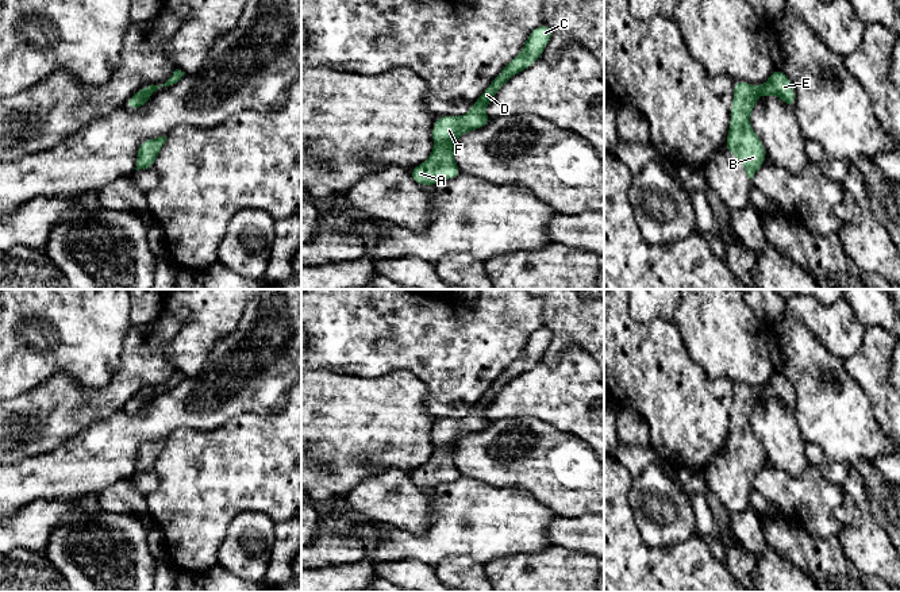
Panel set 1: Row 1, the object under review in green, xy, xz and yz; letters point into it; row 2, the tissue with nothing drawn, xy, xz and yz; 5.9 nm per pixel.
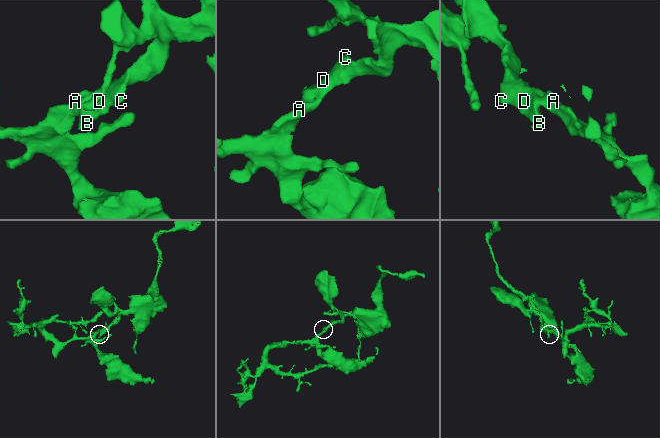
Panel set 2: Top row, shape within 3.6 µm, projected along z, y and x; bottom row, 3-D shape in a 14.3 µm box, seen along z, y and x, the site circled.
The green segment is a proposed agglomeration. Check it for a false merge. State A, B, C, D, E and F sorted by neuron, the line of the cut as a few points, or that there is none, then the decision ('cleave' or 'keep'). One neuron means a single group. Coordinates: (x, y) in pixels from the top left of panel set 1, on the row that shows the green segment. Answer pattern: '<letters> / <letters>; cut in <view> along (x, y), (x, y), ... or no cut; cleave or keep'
A B C D E F; no cut; keep

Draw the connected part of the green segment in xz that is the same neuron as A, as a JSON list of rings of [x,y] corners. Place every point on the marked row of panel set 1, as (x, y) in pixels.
[[[542,24],[534,28],[522,51],[497,74],[491,85],[474,101],[464,116],[439,116],[432,126],[432,142],[435,143],[430,157],[411,170],[411,178],[419,185],[436,185],[442,180],[450,180],[462,174],[454,161],[454,141],[461,135],[481,128],[491,122],[485,107],[496,96],[497,91],[516,73],[530,68],[541,58],[553,31]]]

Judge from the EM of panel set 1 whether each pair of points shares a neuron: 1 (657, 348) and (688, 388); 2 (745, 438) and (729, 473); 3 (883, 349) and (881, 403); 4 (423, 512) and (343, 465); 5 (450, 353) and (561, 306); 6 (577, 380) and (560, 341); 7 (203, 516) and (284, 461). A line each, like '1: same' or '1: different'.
1: same
2: same
3: same
4: different
5: different
6: different
7: same

